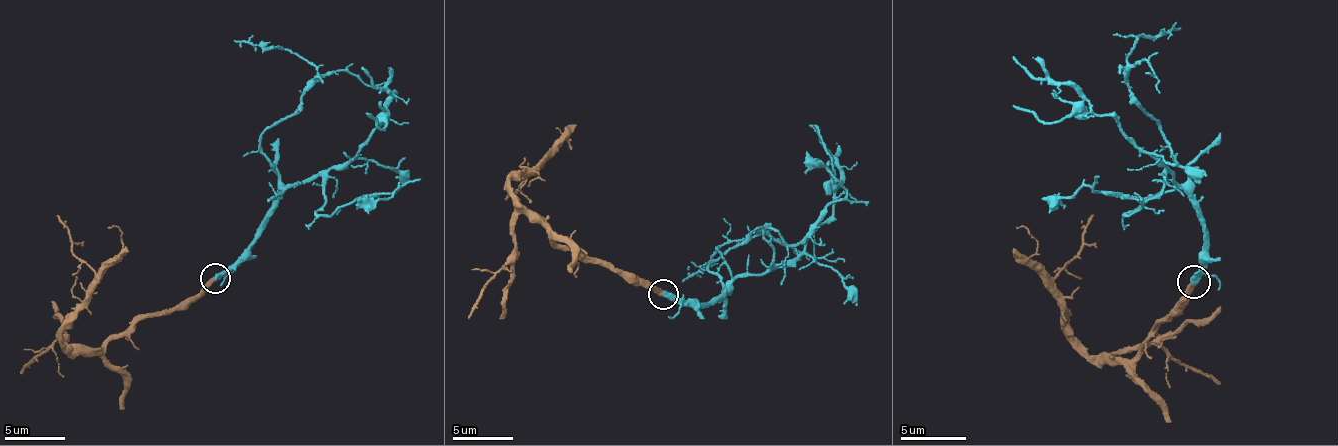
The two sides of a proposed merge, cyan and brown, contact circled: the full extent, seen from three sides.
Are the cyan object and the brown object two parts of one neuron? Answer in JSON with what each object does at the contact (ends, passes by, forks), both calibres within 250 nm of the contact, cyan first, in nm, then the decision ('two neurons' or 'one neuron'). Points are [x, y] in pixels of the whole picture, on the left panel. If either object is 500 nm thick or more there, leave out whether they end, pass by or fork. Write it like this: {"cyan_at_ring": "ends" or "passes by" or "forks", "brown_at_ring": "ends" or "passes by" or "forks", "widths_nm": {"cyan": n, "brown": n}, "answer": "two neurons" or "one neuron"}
{"cyan_at_ring": "ends", "brown_at_ring": "ends", "widths_nm": {"cyan": 420, "brown": 400}, "answer": "one neuron"}

